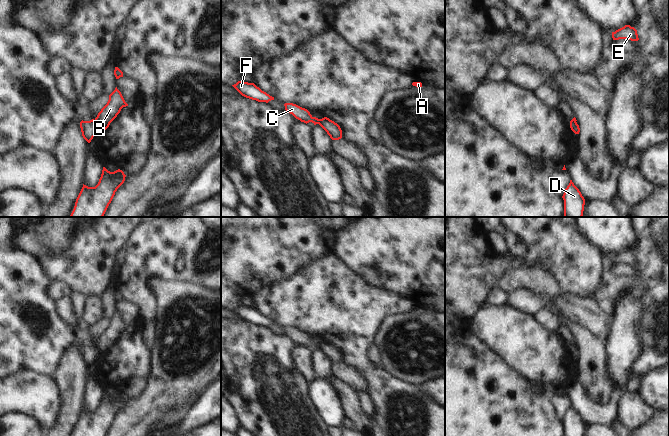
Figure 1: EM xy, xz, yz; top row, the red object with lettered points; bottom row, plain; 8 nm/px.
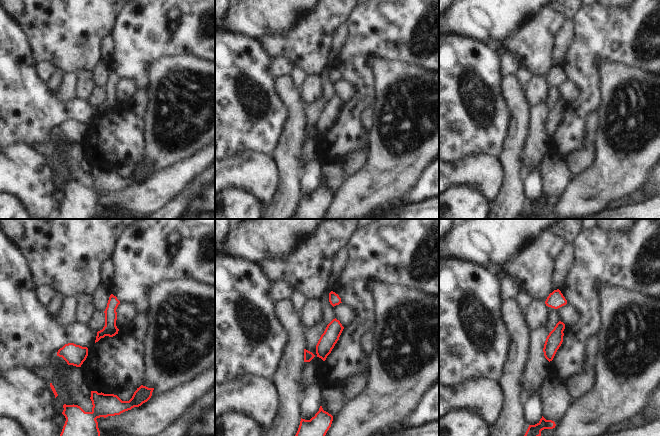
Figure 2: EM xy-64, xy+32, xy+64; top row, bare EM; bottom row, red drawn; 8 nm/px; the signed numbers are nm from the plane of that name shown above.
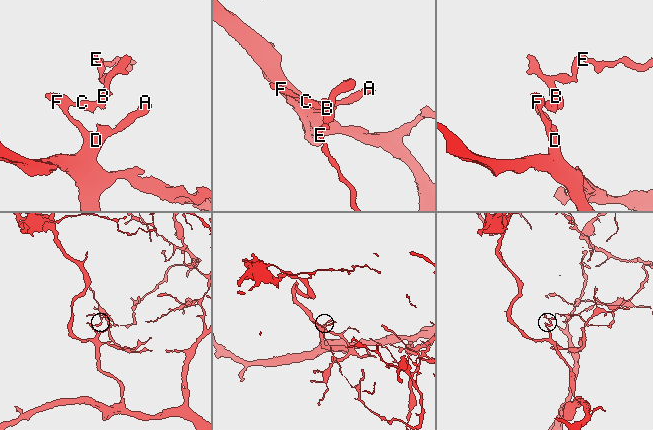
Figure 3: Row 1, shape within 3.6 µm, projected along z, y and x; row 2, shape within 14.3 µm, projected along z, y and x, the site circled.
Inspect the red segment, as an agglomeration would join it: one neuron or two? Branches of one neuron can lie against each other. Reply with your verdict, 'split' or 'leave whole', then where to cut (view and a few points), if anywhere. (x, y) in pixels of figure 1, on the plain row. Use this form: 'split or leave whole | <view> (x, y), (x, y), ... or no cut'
split | xy (94, 344), (99, 352)

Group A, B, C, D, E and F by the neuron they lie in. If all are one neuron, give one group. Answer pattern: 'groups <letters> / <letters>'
groups A C D F / B E

